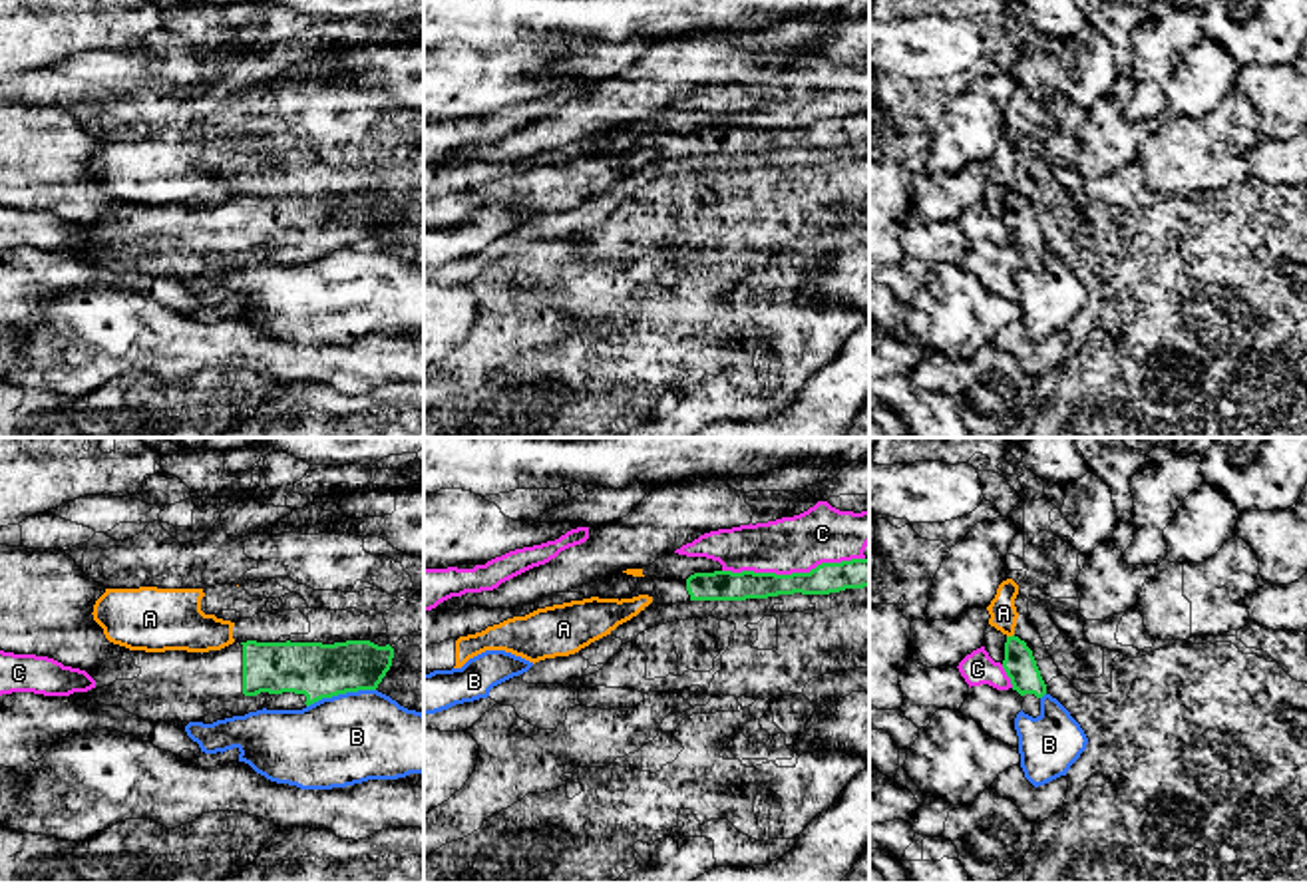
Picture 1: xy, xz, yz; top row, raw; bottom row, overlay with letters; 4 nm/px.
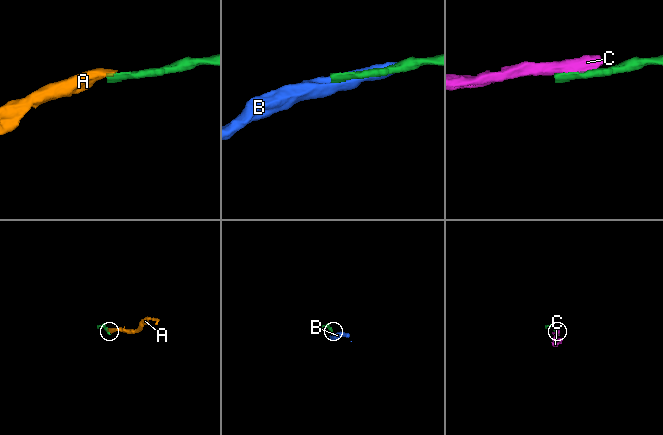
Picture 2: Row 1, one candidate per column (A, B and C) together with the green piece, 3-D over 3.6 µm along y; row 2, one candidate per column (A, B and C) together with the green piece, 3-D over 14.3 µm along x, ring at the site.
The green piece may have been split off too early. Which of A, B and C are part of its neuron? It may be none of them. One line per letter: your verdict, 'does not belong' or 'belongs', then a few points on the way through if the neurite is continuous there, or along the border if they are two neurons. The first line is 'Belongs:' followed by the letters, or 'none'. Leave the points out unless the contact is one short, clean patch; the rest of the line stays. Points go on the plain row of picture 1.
Belongs: none
A: does not belong; border along yz (1013, 187), (1007, 191)
B: does not belong
C: does not belong

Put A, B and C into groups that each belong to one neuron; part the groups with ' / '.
A / B / C

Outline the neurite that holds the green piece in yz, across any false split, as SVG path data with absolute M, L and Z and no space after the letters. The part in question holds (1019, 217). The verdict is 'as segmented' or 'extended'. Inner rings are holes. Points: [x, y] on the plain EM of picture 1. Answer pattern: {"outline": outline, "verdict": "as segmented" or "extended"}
{"outline": "M1007 191L1003 223L1011 233L1013 245L1023 253L1023 266L1040 270L1040 253L1046 249L1046 239L1040 231L1032 205L1019 191Z", "verdict": "extended"}

